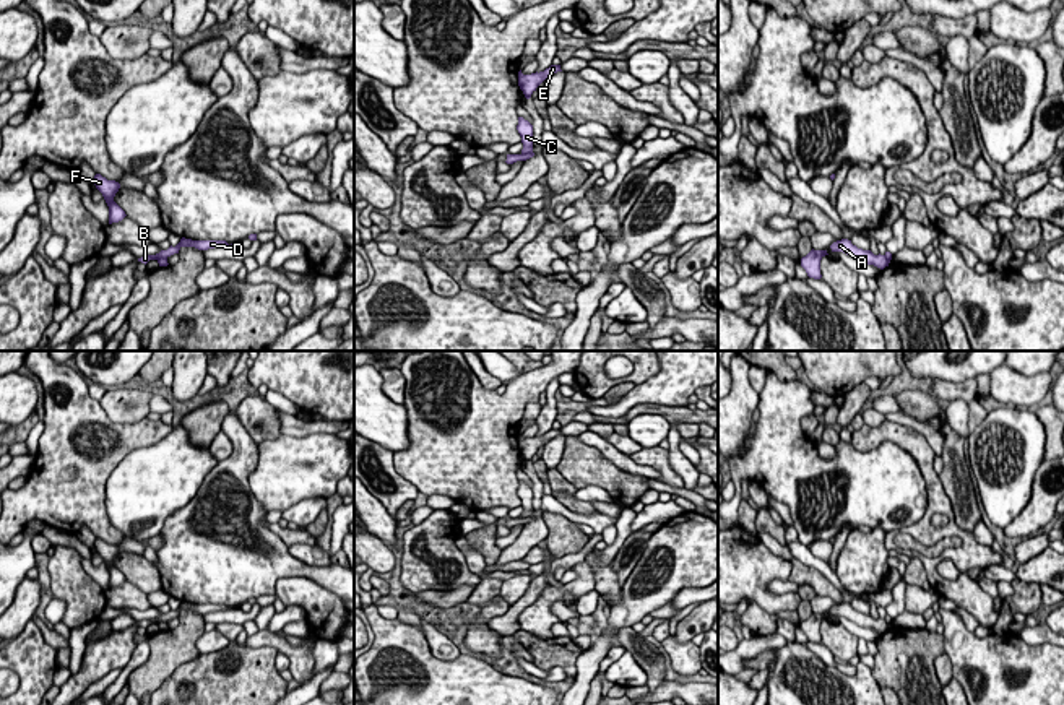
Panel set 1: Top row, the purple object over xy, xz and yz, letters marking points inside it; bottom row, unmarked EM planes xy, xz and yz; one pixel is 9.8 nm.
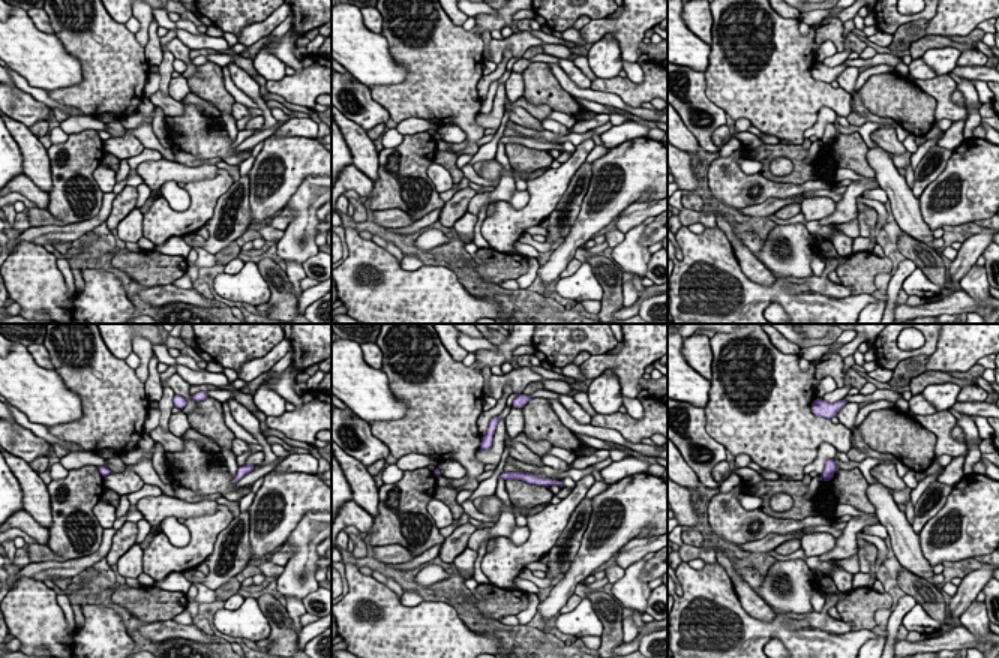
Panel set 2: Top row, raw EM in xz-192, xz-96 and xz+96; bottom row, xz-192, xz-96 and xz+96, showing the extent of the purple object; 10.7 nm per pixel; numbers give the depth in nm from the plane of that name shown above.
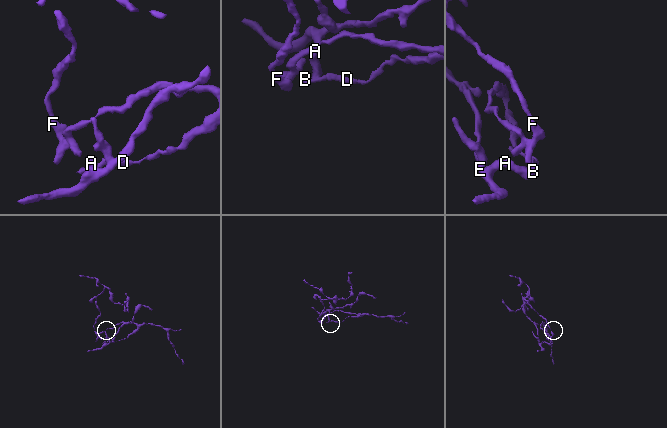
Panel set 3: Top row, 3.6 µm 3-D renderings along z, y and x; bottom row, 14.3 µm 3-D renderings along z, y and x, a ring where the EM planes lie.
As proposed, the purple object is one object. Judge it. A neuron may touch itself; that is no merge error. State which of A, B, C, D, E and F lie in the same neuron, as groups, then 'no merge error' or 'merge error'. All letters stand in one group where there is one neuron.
groups A C E / B D F; merge error

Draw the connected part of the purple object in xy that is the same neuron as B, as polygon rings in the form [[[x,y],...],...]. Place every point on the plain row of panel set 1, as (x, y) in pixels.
[[[182,601],[175,611],[171,609],[167,614],[161,614],[156,619],[143,619],[141,622],[138,622],[138,625],[146,629],[149,624],[167,622],[174,617],[179,617],[182,611],[195,611],[198,614],[208,614],[208,612],[227,611],[227,609],[229,608],[226,604],[192,604],[192,603]]]

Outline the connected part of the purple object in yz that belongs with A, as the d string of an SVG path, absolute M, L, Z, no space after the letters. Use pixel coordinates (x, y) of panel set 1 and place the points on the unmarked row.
M848 603L833 606L830 609L830 612L832 612L832 616L843 616L843 617L853 621L854 624L858 624L859 627L874 629L880 634L884 634L890 627L890 624L887 624L885 619L880 619L880 617L874 619L871 614L858 612Z

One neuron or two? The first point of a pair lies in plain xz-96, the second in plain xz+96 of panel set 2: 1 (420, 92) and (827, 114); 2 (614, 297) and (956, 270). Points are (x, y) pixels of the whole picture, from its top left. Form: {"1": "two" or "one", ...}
{"1": "two", "2": "two"}

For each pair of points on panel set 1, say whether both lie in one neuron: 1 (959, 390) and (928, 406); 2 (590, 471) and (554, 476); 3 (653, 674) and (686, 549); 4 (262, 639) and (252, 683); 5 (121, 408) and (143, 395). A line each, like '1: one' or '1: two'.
1: two
2: two
3: two
4: two
5: one

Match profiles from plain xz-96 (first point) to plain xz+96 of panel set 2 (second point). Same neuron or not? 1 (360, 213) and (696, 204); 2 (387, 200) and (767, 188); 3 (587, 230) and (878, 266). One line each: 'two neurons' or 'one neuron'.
1: one neuron
2: one neuron
3: two neurons

